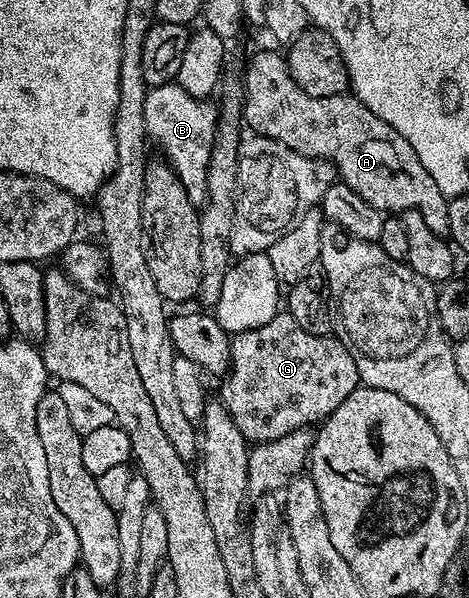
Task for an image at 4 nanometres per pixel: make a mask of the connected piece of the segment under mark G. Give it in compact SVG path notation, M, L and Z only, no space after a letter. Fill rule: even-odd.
M280 311L260 327L231 338L232 359L226 374L228 382L221 387L218 397L247 442L278 440L299 429L307 430L327 419L358 388L361 379L357 354L343 340L335 341L334 338L332 335L319 337L298 327L296 320L286 311Z

